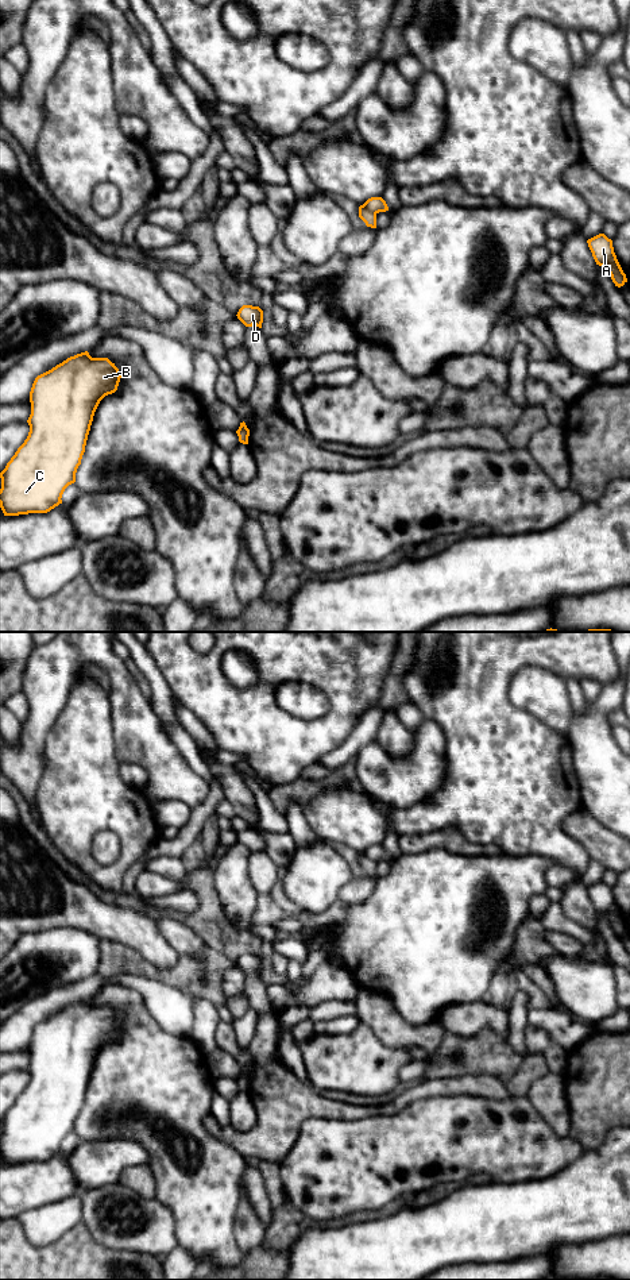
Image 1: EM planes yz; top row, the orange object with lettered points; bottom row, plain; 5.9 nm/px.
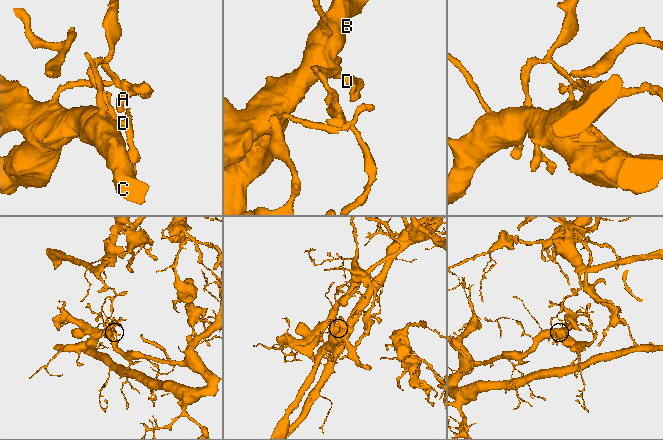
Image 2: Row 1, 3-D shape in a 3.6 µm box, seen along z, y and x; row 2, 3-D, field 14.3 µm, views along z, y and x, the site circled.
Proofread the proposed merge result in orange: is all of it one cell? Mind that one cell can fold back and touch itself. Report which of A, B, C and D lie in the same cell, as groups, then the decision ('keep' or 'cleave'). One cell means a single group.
groups A / B C D; cleave

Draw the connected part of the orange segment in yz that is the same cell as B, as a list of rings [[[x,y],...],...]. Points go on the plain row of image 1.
[[[88,999],[67,1006],[51,1018],[38,1023],[30,1040],[30,1080],[24,1091],[0,1121],[0,1156],[4,1164],[47,1161],[62,1152],[65,1137],[76,1130],[94,1060],[100,1049],[117,1038],[121,1021],[108,1006],[92,1006]]]

